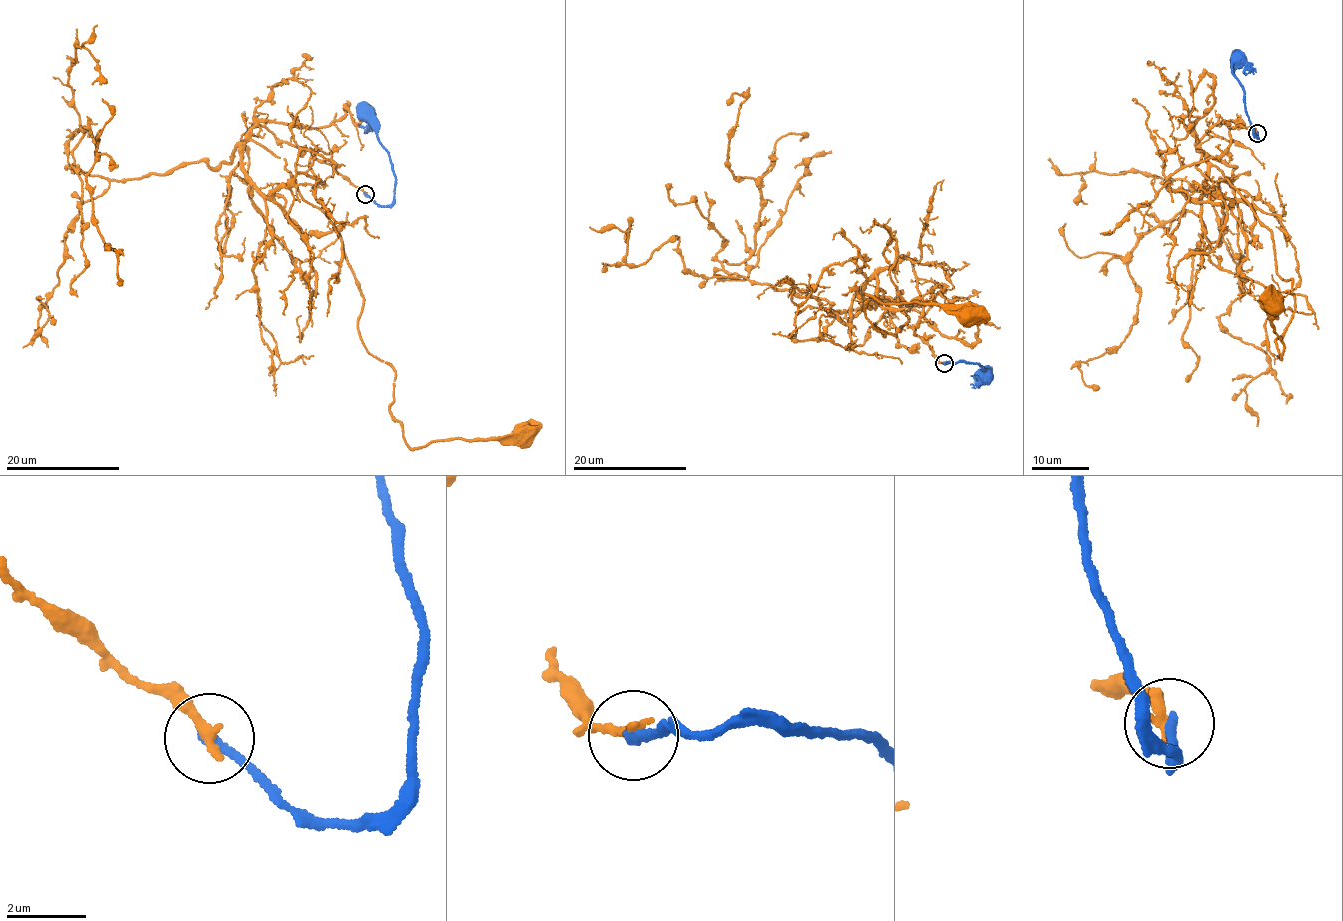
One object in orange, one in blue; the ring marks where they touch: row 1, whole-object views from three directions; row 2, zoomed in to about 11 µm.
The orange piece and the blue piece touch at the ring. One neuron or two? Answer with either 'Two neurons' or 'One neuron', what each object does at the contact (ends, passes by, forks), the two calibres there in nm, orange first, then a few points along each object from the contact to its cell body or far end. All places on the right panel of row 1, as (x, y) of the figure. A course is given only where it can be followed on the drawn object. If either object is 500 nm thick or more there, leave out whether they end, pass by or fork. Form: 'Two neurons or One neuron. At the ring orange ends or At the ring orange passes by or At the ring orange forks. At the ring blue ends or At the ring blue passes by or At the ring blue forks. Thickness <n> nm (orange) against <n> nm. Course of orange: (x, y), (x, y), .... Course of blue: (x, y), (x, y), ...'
Two neurons. At the ring orange ends. At the ring blue ends. Thickness 280 nm (orange) against 260 nm. Course of orange: (1256, 133), (1230, 129), (1168, 184), (1199, 198), (1202, 151), (1271, 233), (1292, 284), (1281, 358), (1271, 301). Course of blue: (1257, 132), (1258, 138), (1247, 111), (1244, 88), (1234, 74), (1232, 60), (1236, 54)

